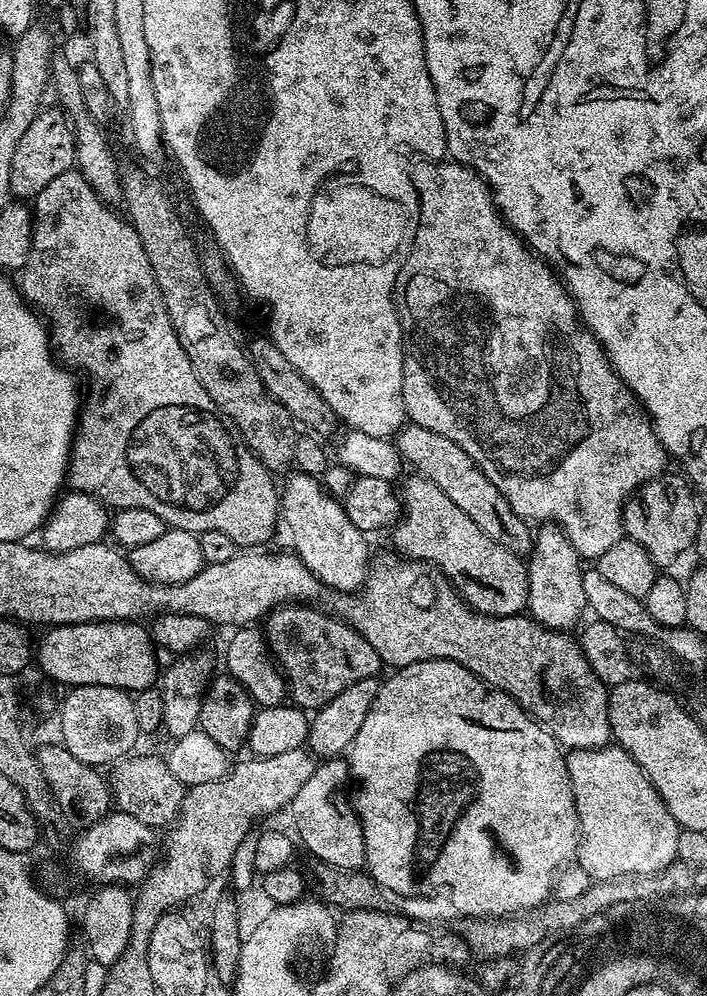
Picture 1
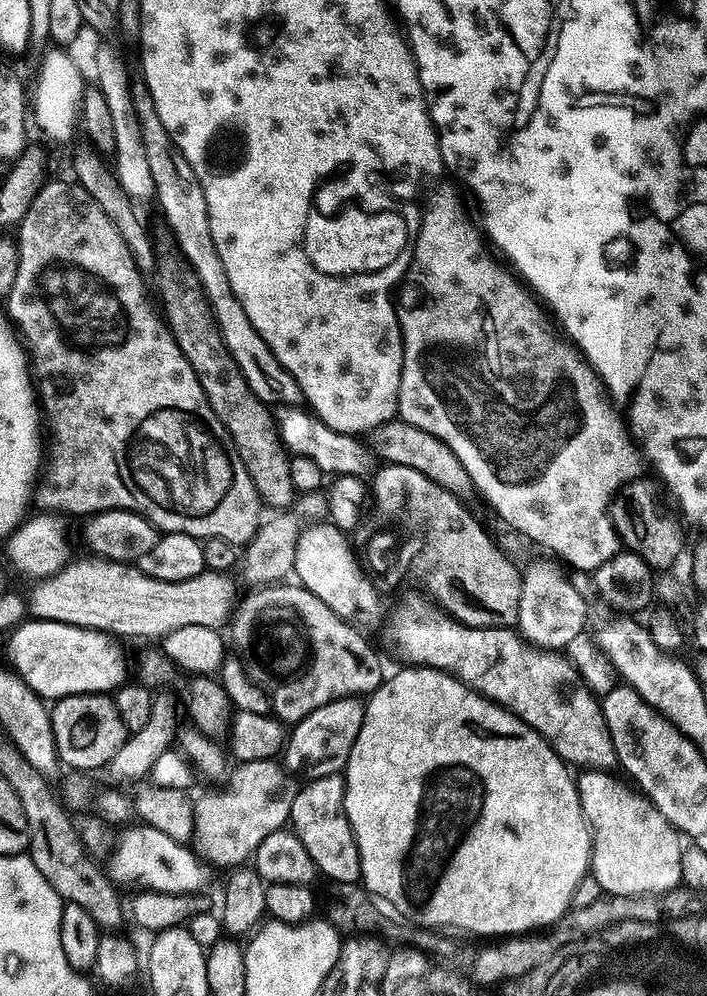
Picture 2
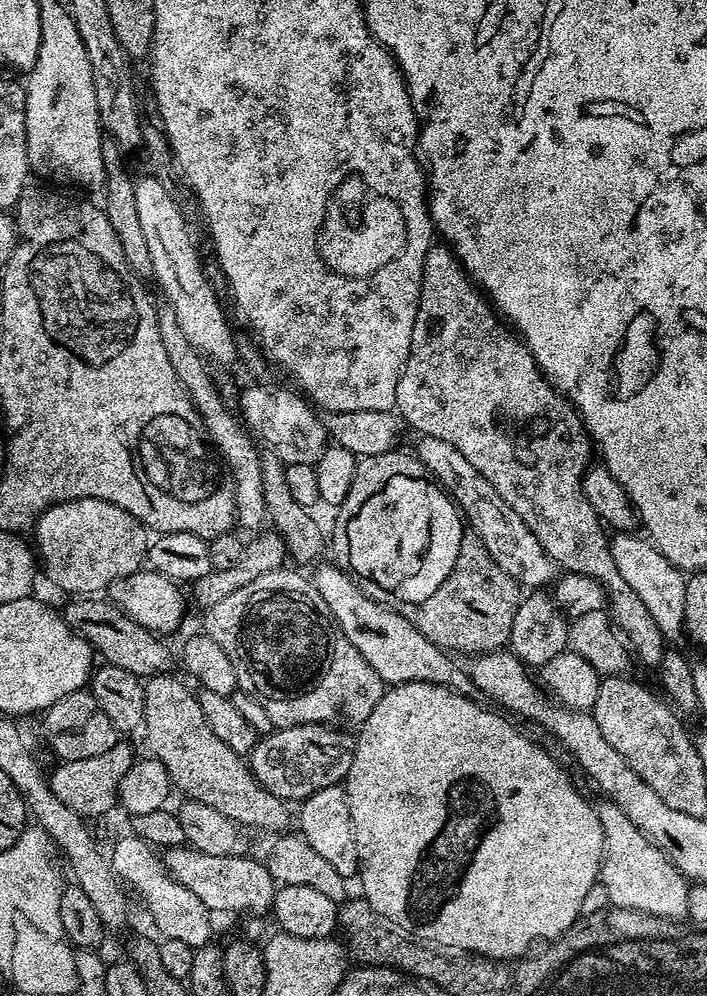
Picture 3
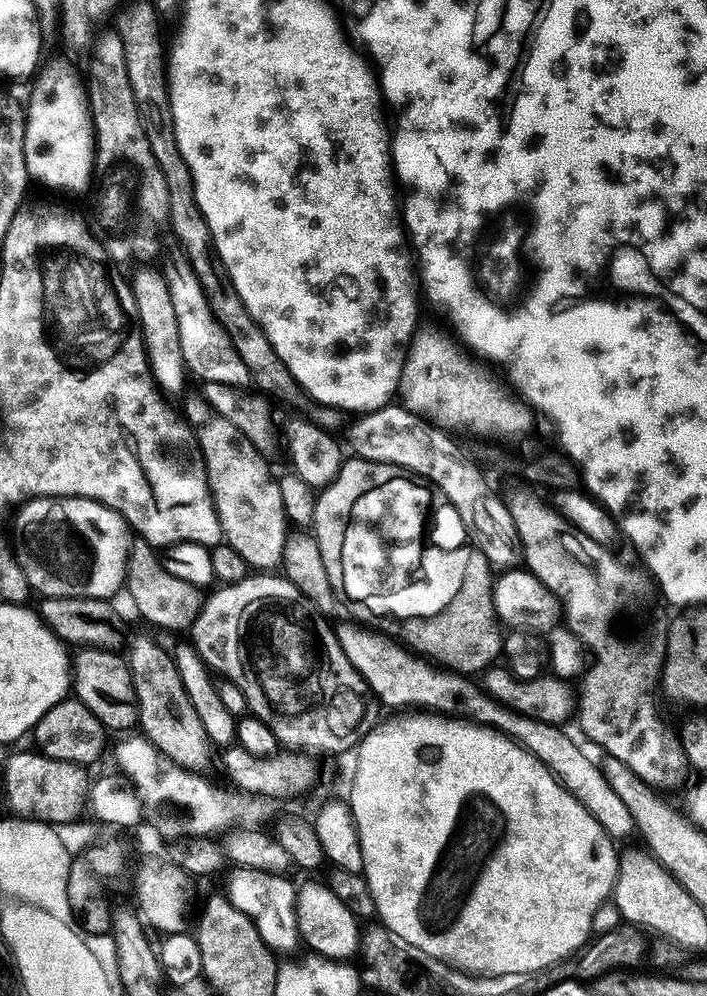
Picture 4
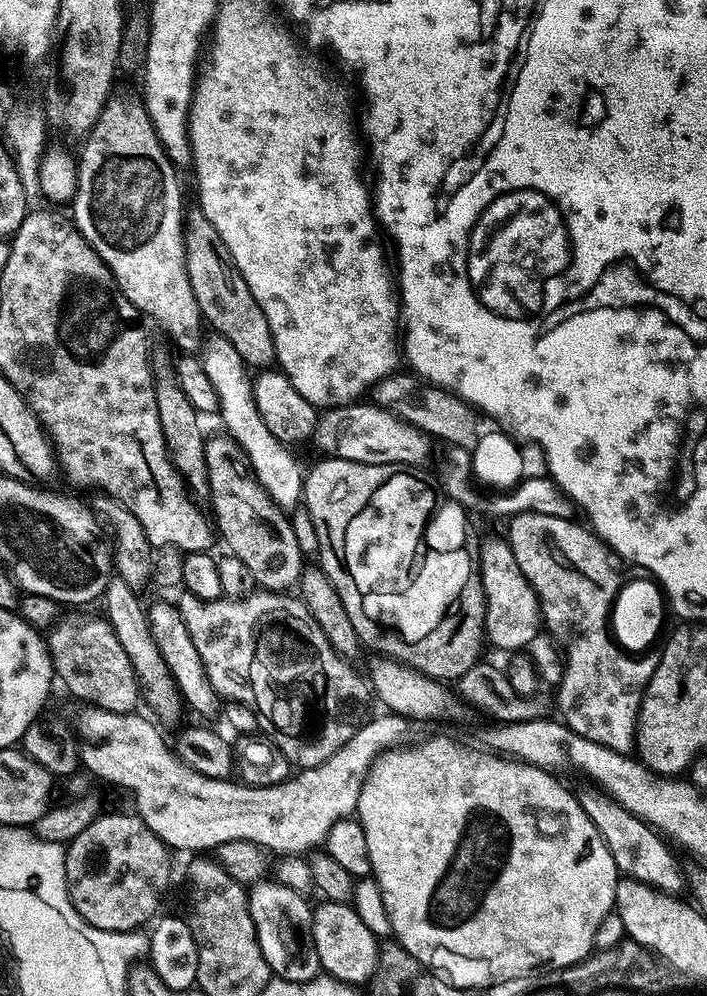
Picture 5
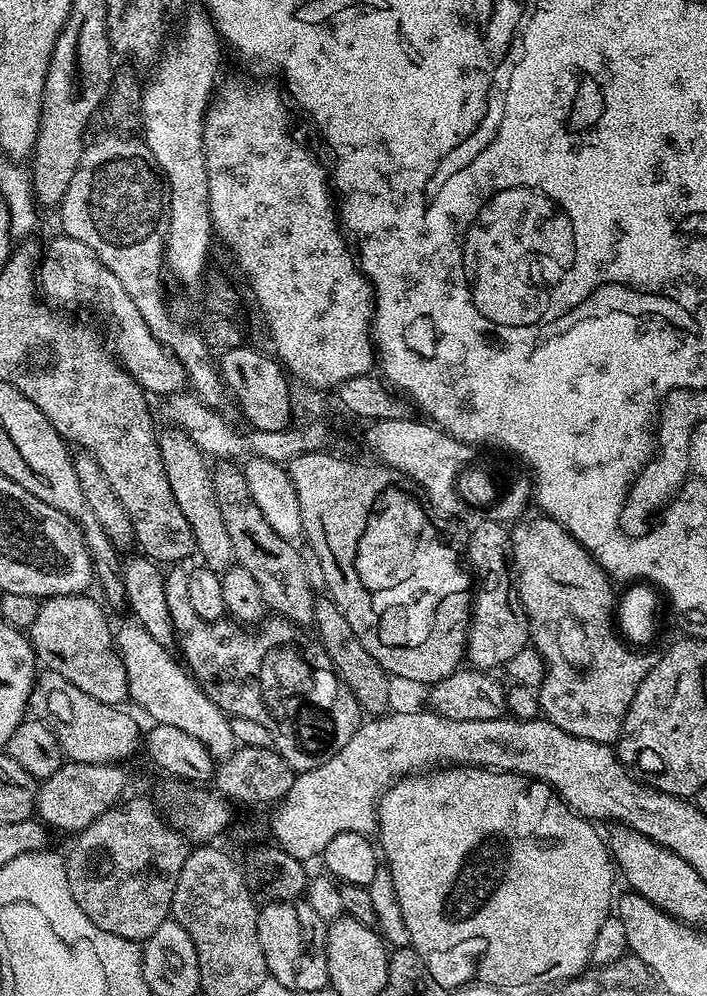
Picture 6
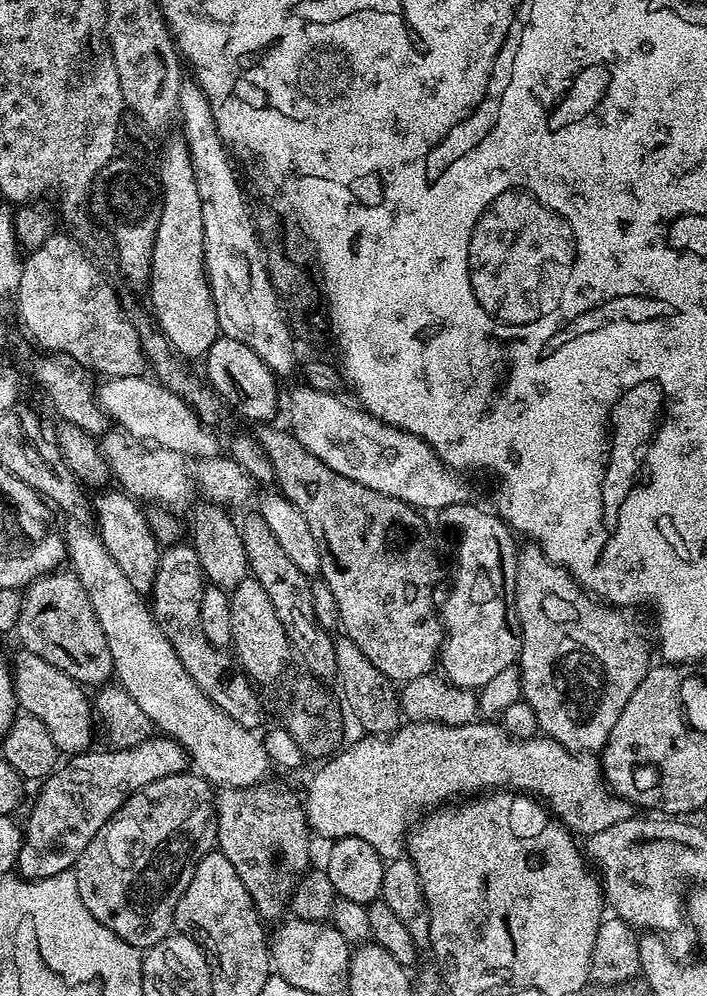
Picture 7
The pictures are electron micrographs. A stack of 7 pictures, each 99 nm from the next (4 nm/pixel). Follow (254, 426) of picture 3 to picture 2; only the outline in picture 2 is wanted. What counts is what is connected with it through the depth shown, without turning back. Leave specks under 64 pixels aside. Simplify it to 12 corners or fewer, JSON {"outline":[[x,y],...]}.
{"outline":[[307,407],[276,408],[280,441],[325,474],[367,477],[371,447]]}

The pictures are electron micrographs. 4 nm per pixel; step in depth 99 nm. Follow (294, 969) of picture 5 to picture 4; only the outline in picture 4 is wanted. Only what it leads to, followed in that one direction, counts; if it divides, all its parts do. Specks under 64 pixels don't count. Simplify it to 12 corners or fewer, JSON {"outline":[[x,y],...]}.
{"outline":[[231,869],[227,900],[277,954],[301,943],[287,875]]}

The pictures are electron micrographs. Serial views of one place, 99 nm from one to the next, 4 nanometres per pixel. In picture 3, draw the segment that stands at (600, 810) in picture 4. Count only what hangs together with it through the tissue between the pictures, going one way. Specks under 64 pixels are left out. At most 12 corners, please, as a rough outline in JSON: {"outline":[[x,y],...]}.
{"outline":[[332,562],[311,573],[342,634],[385,685],[464,696],[467,671]]}

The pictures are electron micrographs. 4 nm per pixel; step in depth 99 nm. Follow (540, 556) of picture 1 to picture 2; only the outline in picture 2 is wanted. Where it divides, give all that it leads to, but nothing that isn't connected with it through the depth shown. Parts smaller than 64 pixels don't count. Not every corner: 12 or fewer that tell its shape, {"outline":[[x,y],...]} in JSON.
{"outline":[[565,569],[522,572],[516,624],[536,648],[567,649],[588,604]]}

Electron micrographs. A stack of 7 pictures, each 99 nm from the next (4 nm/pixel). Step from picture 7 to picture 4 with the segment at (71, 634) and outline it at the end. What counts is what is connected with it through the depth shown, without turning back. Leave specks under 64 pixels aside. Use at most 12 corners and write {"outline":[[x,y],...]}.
{"outline":[[81,647],[75,699],[105,729],[135,729],[134,678],[119,651]]}

